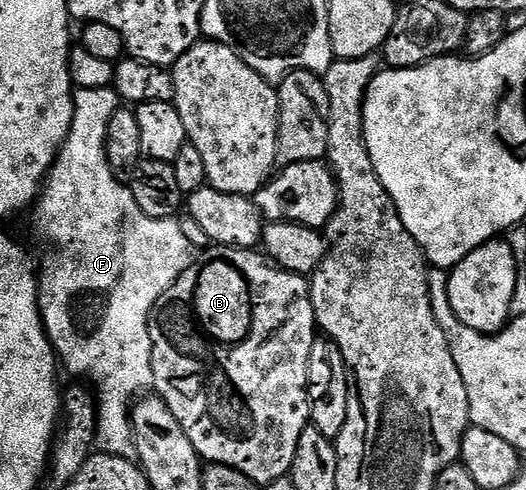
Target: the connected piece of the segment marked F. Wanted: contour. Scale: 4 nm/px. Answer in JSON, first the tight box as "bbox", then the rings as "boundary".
{"bbox":[33,88,193,458],"boundary":[[[114,88],[106,90],[75,90],[75,111],[73,112],[73,124],[69,128],[69,136],[65,144],[59,149],[51,171],[47,173],[45,185],[40,189],[38,199],[33,207],[35,214],[35,234],[47,245],[47,251],[43,254],[43,270],[38,275],[39,283],[39,315],[43,318],[43,329],[47,331],[47,338],[55,349],[58,361],[72,374],[72,379],[86,380],[93,387],[93,393],[97,403],[95,412],[95,446],[104,454],[131,458],[135,454],[135,437],[131,431],[131,407],[133,403],[144,393],[143,390],[152,385],[151,361],[153,360],[153,340],[149,340],[149,315],[151,309],[157,304],[161,295],[170,288],[174,282],[180,281],[193,261],[191,254],[191,242],[187,234],[178,226],[175,218],[150,218],[137,208],[137,200],[133,200],[133,192],[130,185],[124,184],[113,176],[113,172],[107,163],[105,156],[105,132],[109,128],[109,120],[113,120],[113,112],[121,109],[121,99]]]}

